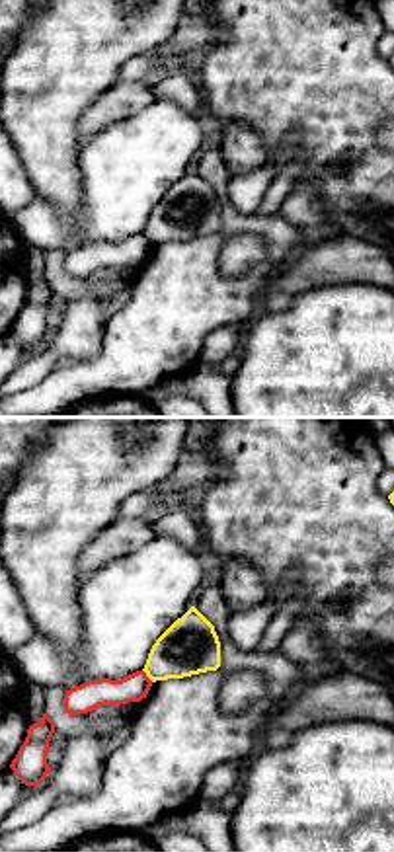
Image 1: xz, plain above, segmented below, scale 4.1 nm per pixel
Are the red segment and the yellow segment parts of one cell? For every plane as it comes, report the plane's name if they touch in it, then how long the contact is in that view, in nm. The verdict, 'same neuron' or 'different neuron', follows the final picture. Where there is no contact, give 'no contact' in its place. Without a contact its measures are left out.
contact in xz; length 70 nm

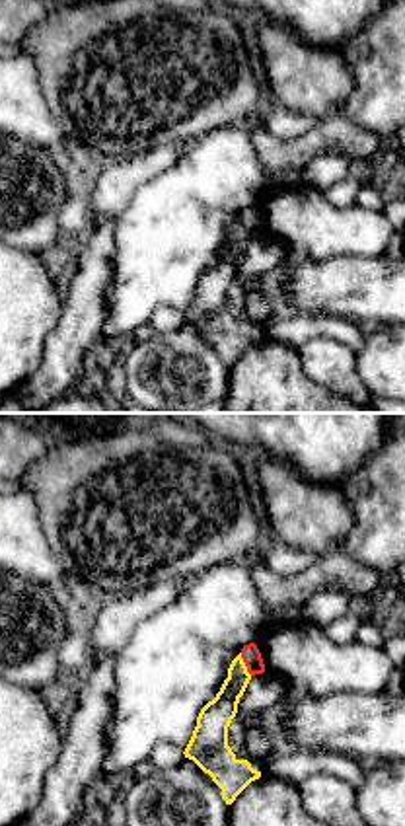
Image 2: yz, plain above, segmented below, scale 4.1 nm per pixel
contact in yz; length 110 nm

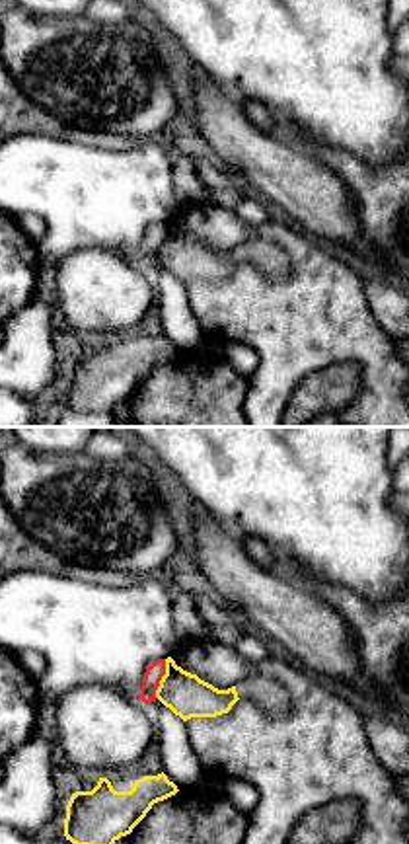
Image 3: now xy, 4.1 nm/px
contact in xy; length 170 nm

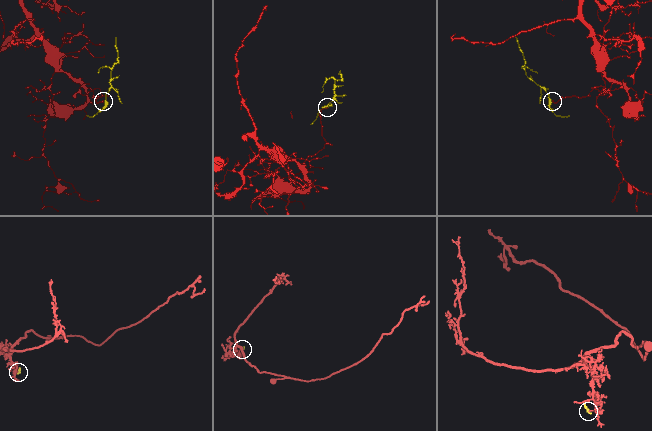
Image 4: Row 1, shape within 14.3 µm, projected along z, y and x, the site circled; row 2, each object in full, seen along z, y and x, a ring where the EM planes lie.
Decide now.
different neuron

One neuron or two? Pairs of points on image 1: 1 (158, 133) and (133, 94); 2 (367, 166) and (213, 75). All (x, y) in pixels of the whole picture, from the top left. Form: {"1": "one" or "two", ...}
{"1": "two", "2": "one"}

